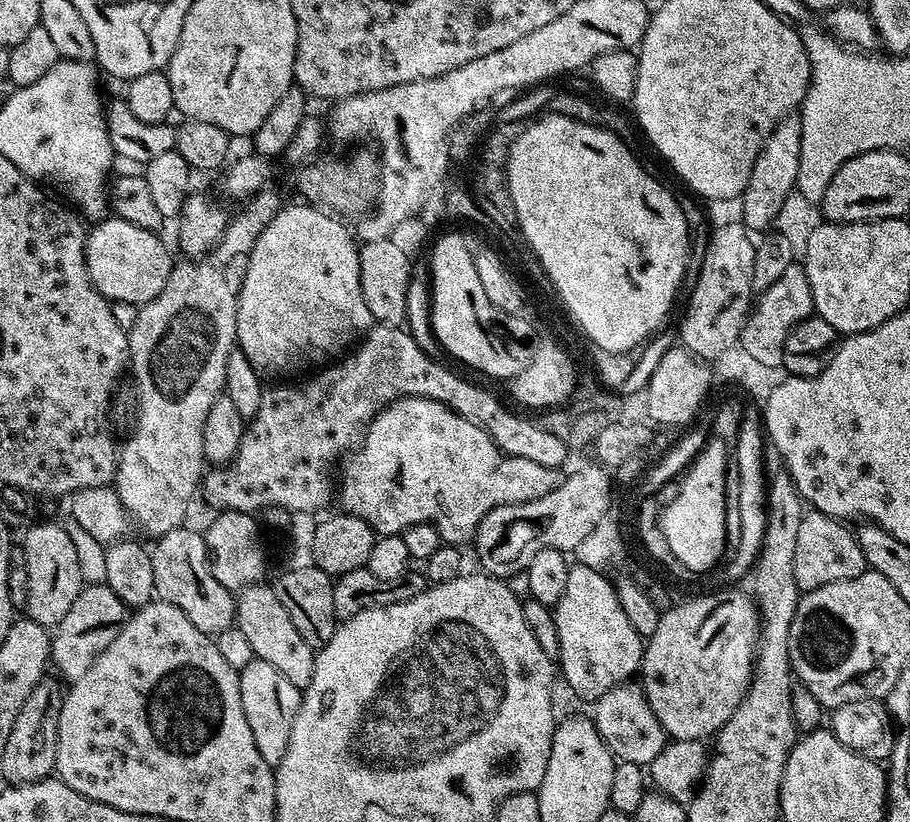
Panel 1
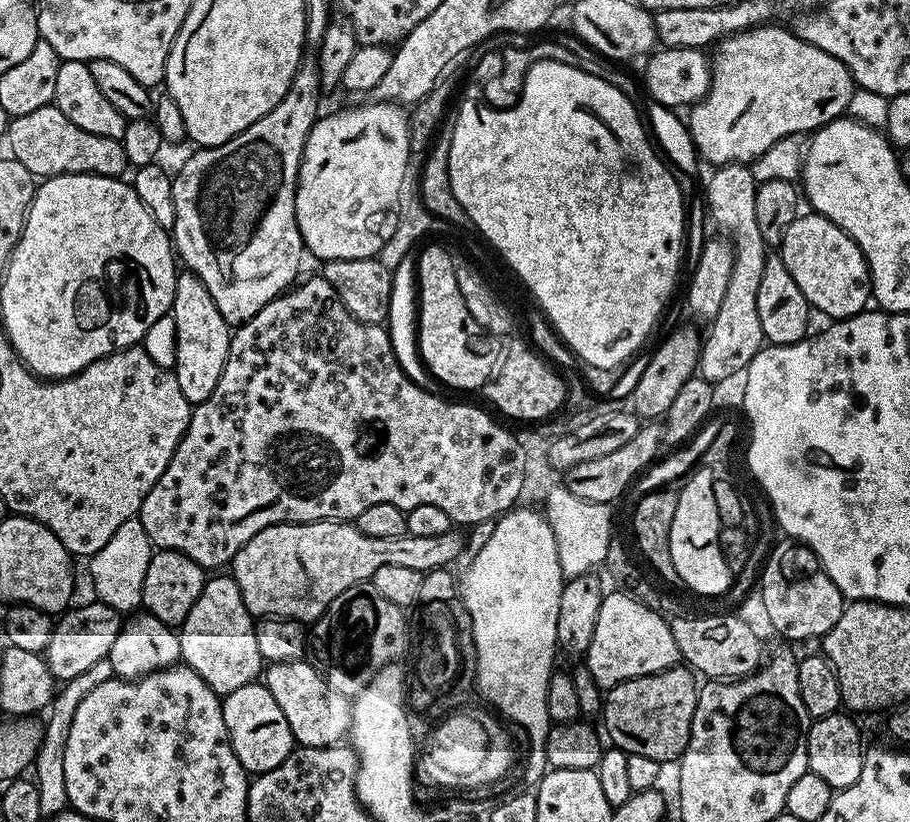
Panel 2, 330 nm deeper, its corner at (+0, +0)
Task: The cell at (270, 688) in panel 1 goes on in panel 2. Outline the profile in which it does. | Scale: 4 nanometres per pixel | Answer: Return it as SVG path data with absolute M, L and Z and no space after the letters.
M253 682L246 686L238 686L238 690L223 697L222 718L226 722L234 754L238 754L238 762L242 762L242 766L250 774L274 770L292 753L294 741L290 722L286 722L274 694L270 694L264 683Z

